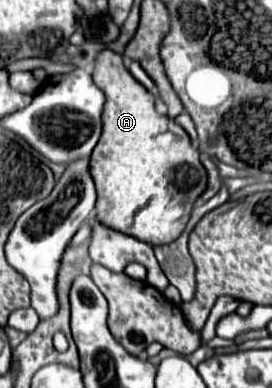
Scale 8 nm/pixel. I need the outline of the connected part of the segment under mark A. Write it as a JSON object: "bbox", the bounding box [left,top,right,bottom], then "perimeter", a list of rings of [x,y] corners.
{"bbox":[89,50,207,244],"perimeter":[[[101,50],[95,58],[93,82],[105,94],[103,104],[103,132],[99,144],[91,152],[89,172],[97,188],[97,204],[95,214],[107,226],[127,232],[149,244],[169,244],[179,238],[187,224],[187,216],[191,214],[193,202],[207,186],[207,172],[199,162],[199,150],[191,146],[191,138],[187,132],[175,124],[171,118],[157,114],[155,98],[131,76],[131,72],[123,66],[119,54],[111,50]]]}

